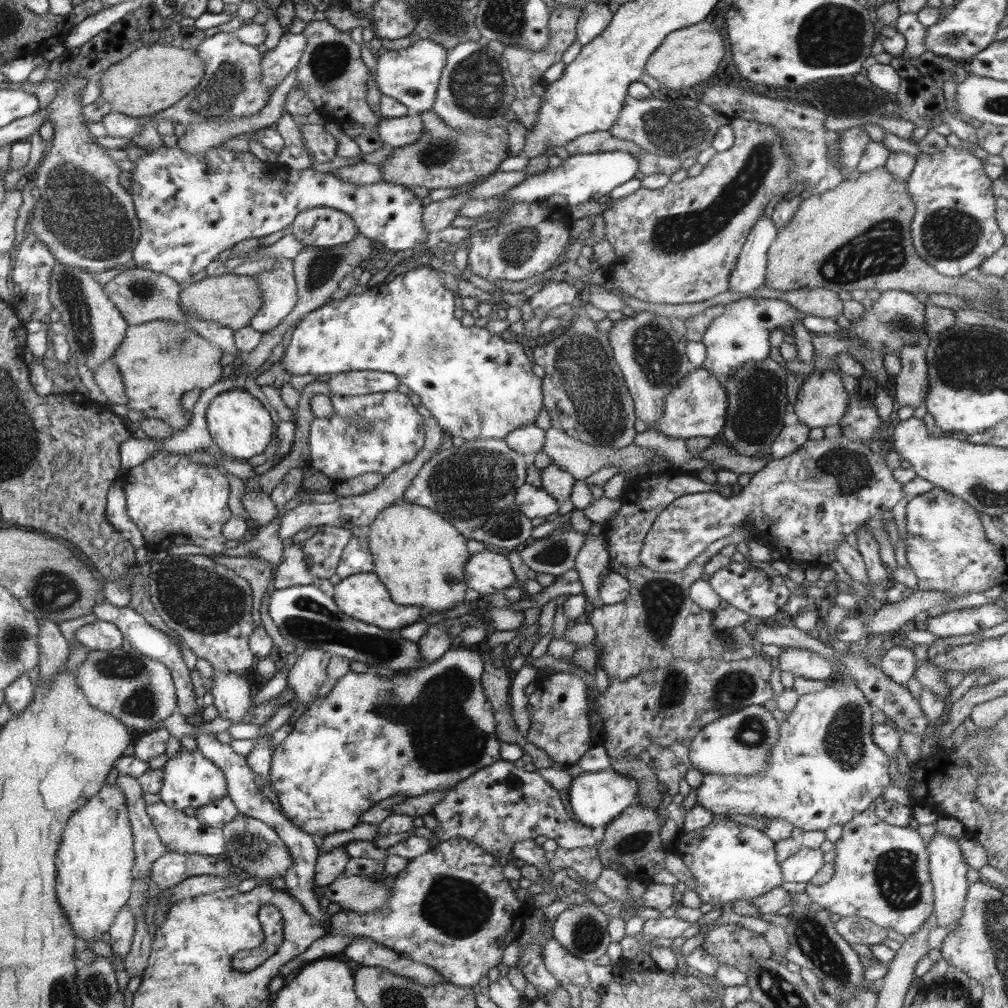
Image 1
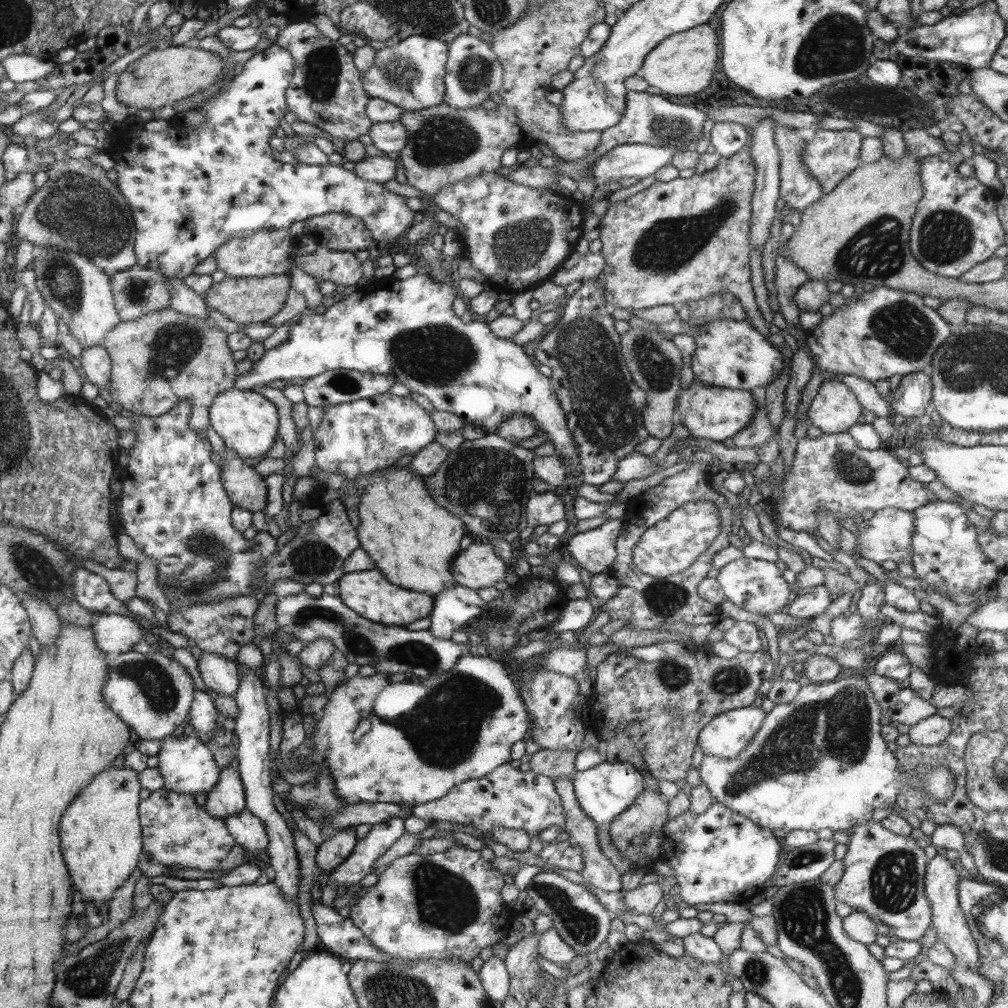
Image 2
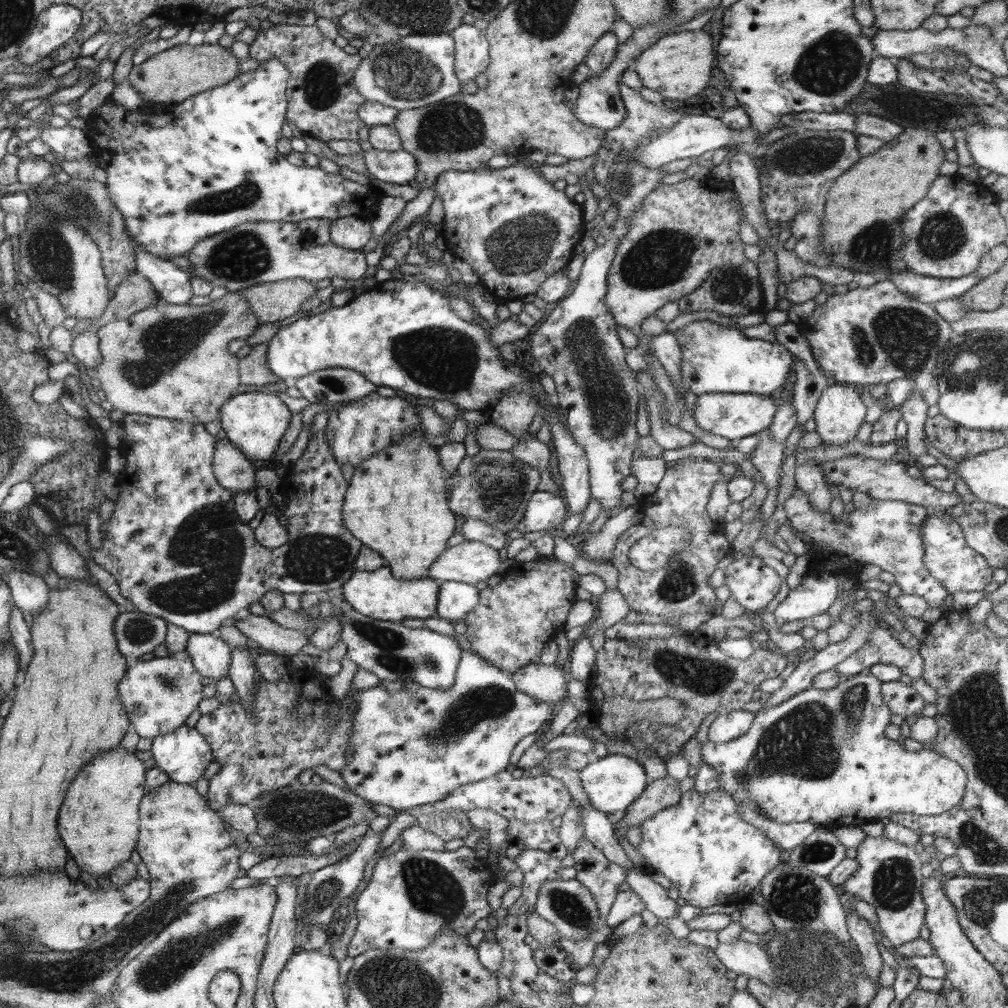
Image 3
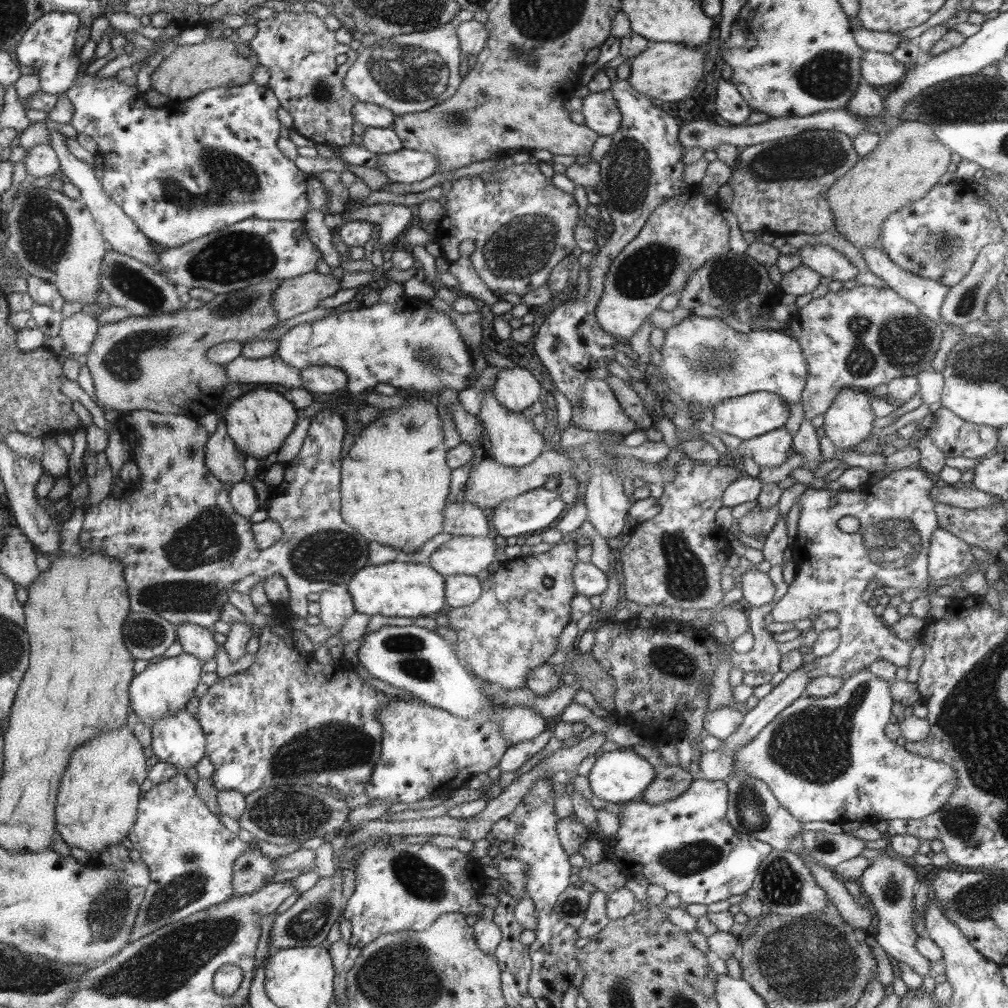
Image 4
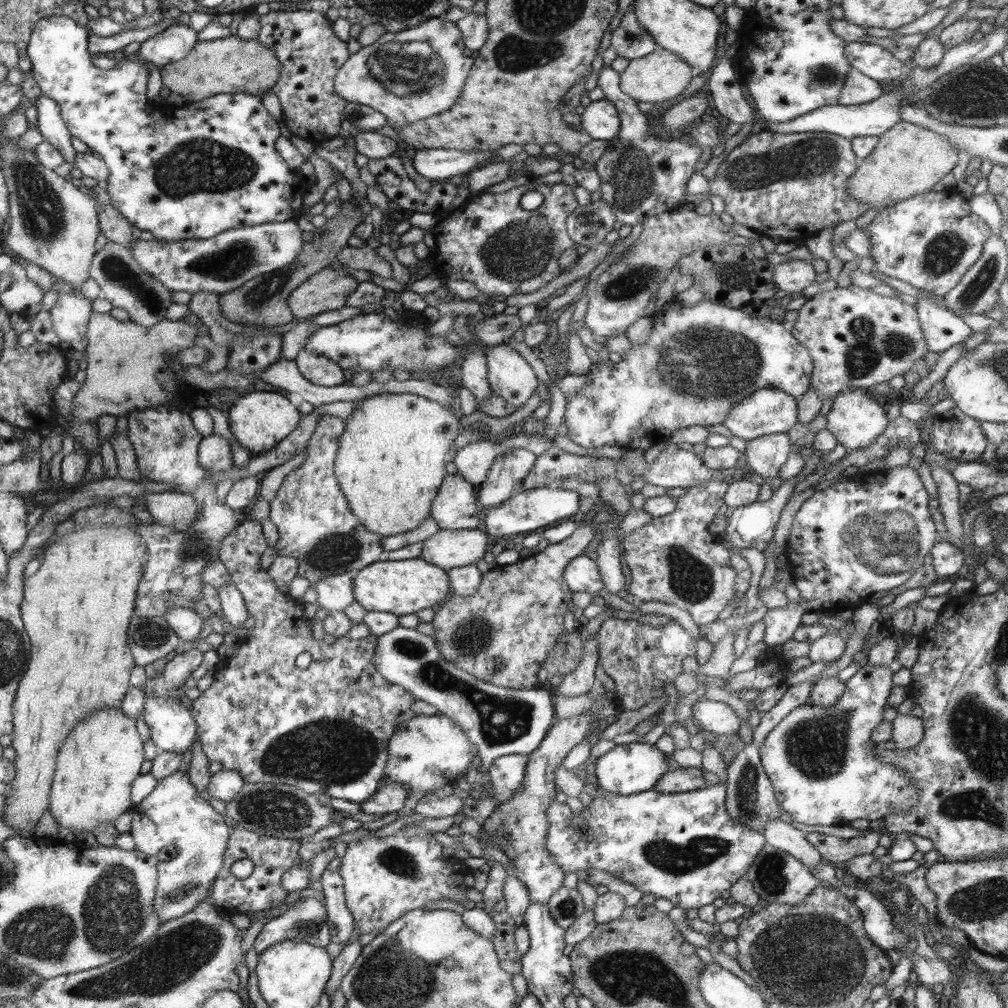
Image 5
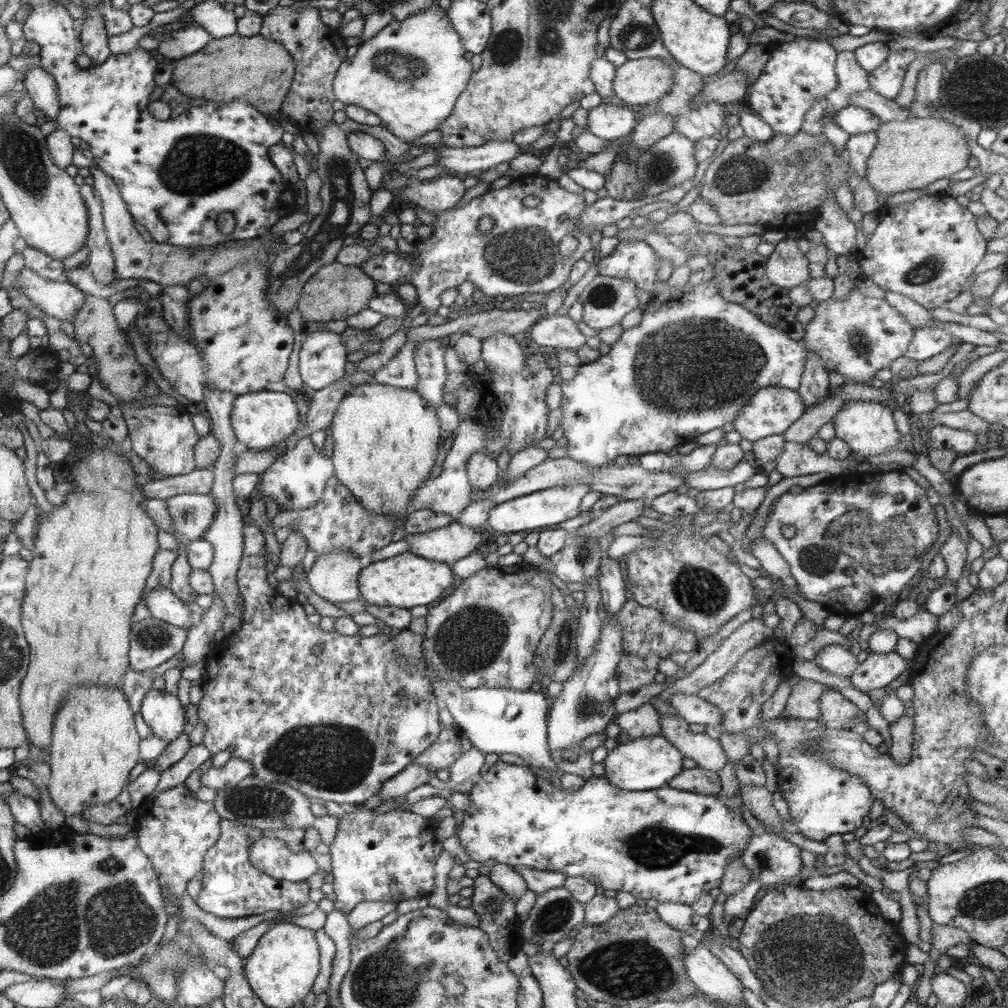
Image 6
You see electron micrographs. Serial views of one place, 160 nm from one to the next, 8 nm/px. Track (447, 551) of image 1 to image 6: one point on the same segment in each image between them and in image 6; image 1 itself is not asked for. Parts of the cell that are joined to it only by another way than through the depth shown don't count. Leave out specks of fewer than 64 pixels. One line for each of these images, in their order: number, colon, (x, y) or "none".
2: (413, 540)
3: (396, 504)
4: (395, 481)
5: (391, 462)
6: (386, 438)

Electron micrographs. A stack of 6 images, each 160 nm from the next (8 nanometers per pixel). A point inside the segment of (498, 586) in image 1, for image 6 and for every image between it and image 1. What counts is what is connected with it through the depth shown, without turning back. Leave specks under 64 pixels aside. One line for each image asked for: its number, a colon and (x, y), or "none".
2: (478, 566)
3: (471, 562)
4: (466, 555)
5: (449, 549)
6: (452, 543)

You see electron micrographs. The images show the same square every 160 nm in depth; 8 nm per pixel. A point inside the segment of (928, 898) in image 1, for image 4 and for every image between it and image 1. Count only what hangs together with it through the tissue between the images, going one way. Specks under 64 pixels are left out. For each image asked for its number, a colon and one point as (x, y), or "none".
2: (883, 880)
3: (890, 875)
4: (889, 882)

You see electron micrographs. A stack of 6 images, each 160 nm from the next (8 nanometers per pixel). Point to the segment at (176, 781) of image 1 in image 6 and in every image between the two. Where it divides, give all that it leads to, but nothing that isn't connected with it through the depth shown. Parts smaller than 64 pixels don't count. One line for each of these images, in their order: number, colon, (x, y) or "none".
2: (187, 765)
3: (184, 754)
4: (179, 739)
5: (173, 729)
6: (160, 710)

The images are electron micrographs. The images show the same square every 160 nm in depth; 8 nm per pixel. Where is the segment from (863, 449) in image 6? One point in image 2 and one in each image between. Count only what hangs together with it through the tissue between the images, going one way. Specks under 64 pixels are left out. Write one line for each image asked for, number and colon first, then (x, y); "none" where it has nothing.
2: (835, 409)
3: (840, 412)
4: (849, 421)
5: (856, 420)

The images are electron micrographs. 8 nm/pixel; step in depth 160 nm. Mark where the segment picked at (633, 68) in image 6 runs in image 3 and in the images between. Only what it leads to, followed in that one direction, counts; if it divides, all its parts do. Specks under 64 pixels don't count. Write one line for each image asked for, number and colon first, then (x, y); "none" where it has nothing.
3: (678, 66)
4: (668, 71)
5: (661, 75)

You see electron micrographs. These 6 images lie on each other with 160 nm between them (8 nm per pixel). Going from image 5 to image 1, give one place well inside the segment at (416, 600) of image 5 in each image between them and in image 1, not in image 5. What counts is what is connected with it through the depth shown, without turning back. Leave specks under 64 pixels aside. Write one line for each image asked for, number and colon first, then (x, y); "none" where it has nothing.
1: (364, 596)
2: (370, 593)
3: (379, 593)
4: (399, 588)

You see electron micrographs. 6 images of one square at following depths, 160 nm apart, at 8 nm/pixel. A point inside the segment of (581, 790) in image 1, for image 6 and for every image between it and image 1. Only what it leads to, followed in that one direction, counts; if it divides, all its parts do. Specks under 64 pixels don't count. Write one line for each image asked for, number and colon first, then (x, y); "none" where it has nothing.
2: (603, 792)
3: (612, 783)
4: (617, 776)
5: (628, 769)
6: (648, 763)

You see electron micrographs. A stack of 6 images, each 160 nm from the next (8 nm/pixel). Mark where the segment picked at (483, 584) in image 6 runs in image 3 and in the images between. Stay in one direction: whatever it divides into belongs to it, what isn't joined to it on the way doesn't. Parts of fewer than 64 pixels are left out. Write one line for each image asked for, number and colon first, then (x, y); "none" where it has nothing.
3: (515, 619)
4: (514, 626)
5: (502, 634)

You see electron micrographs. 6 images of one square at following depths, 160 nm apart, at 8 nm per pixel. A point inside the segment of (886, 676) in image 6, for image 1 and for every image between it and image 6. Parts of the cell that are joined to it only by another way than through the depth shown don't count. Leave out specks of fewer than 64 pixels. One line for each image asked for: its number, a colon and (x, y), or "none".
1: (825, 769)
2: (820, 761)
3: (822, 757)
4: (828, 759)
5: (821, 760)

